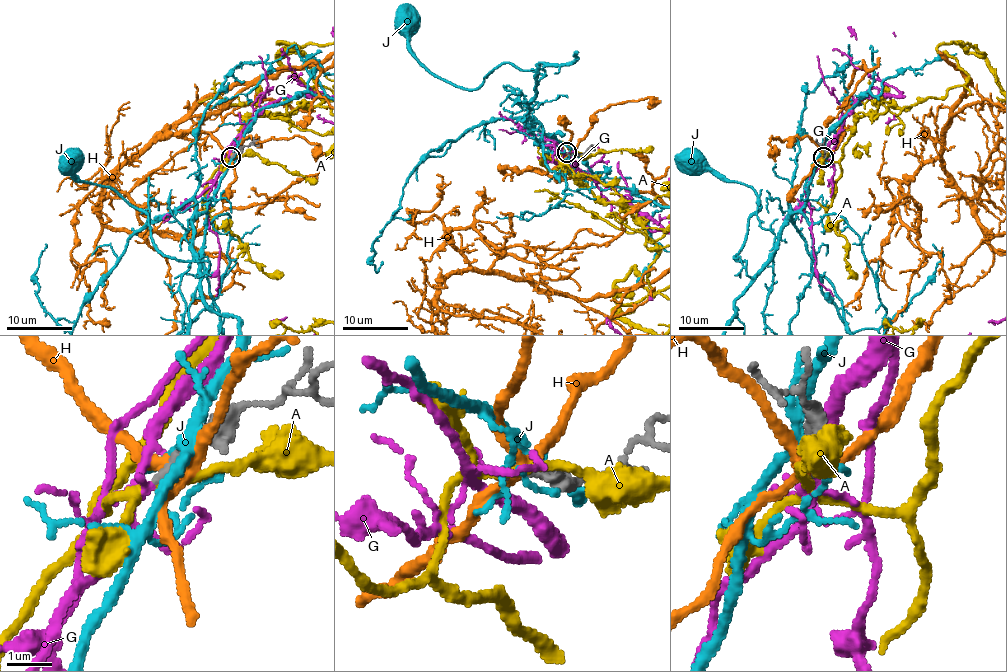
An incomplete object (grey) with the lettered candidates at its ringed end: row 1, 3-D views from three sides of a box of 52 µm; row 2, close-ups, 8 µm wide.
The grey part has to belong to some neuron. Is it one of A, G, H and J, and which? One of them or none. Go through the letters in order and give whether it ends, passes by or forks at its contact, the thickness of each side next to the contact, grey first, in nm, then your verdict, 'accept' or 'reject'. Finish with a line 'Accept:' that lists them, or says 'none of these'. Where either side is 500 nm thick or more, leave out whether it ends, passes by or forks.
A: it forks | 190/160 nm | reject
G: it forks | 170/150 nm | accept
H: it forks | 200/220 nm | reject
J: it forks | 320/200 nm | reject
Accept: G

